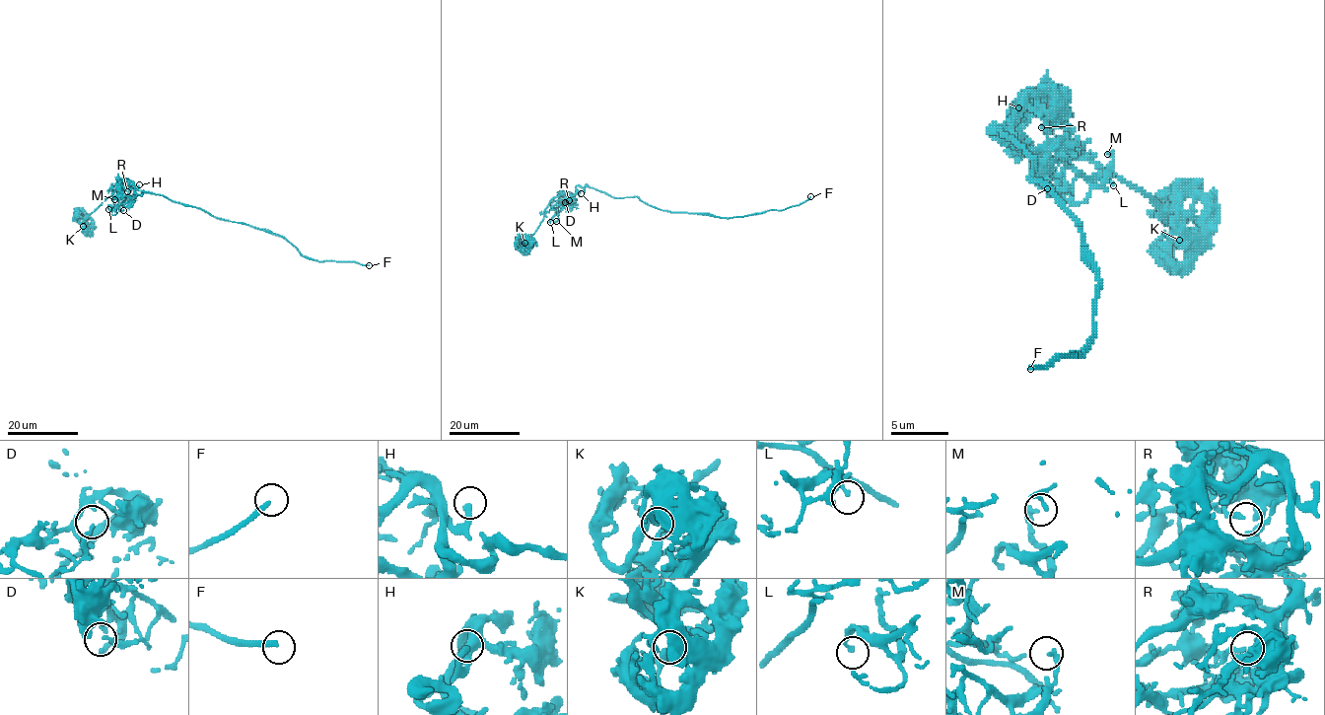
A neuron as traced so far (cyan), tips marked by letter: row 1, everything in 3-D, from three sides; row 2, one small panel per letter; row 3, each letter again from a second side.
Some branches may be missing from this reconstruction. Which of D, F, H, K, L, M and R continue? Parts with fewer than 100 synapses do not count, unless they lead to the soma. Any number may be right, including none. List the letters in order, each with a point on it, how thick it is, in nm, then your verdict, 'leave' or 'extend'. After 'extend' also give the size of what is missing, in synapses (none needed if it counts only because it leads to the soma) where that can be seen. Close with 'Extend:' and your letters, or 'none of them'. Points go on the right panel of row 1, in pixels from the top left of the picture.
D: place (1047, 188); calibre 150 nm; leave
F: place (1030, 369); calibre 240 nm; extend
H: place (1018, 107); calibre 220 nm; leave
K: place (1179, 240); calibre 200 nm; leave
L: place (1113, 185); calibre 180 nm; leave
M: place (1107, 154); calibre 240 nm; leave
R: place (1041, 127); calibre 220 nm; leave
Extend: F

